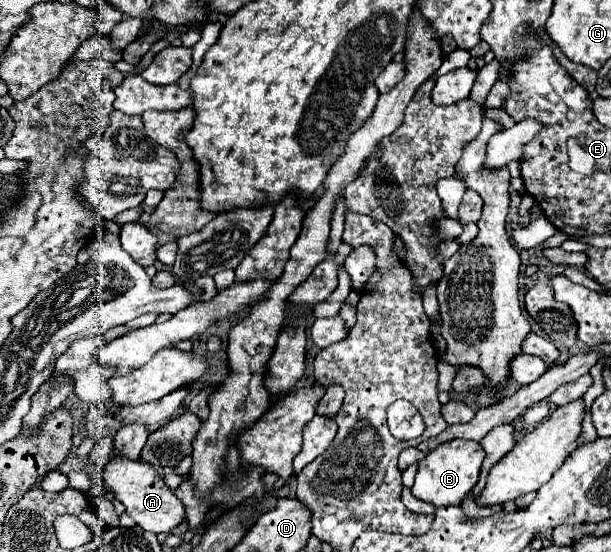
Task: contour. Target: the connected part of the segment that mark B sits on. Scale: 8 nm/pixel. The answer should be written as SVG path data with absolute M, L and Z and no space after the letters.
M453 439L431 453L425 455L425 459L419 461L417 475L415 475L415 485L411 487L413 495L421 501L431 503L433 507L449 507L449 505L461 505L467 493L475 487L479 479L479 469L483 463L485 451L477 441L467 441L467 439Z

